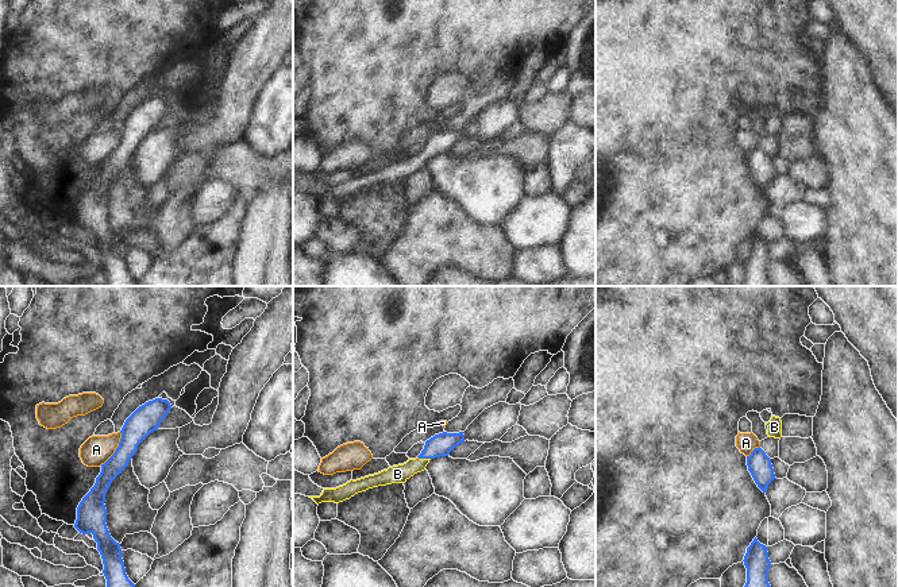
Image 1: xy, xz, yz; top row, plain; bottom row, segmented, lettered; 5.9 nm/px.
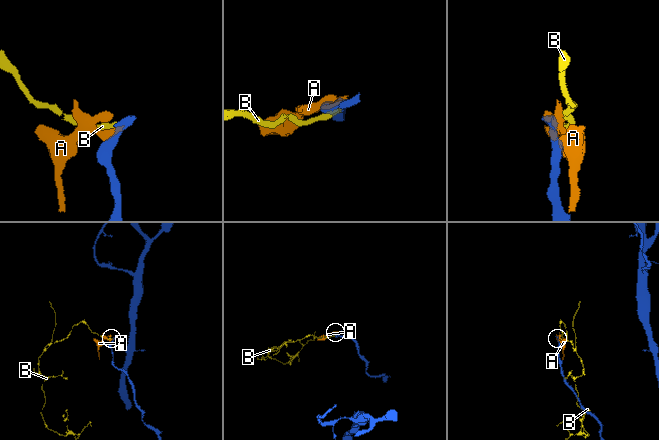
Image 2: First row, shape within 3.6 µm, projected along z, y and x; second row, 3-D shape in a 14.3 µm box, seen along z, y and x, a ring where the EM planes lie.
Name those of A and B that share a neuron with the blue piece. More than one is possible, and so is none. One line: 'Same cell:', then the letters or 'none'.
Same cell: B.

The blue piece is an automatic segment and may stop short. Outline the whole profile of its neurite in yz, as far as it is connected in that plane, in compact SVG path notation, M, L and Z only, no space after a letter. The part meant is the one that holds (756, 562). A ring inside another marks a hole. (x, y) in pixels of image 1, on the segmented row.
M756 537L747 548L743 560L747 568L747 583L744 587L771 587L768 583L771 561L767 549L768 547L760 544Z

